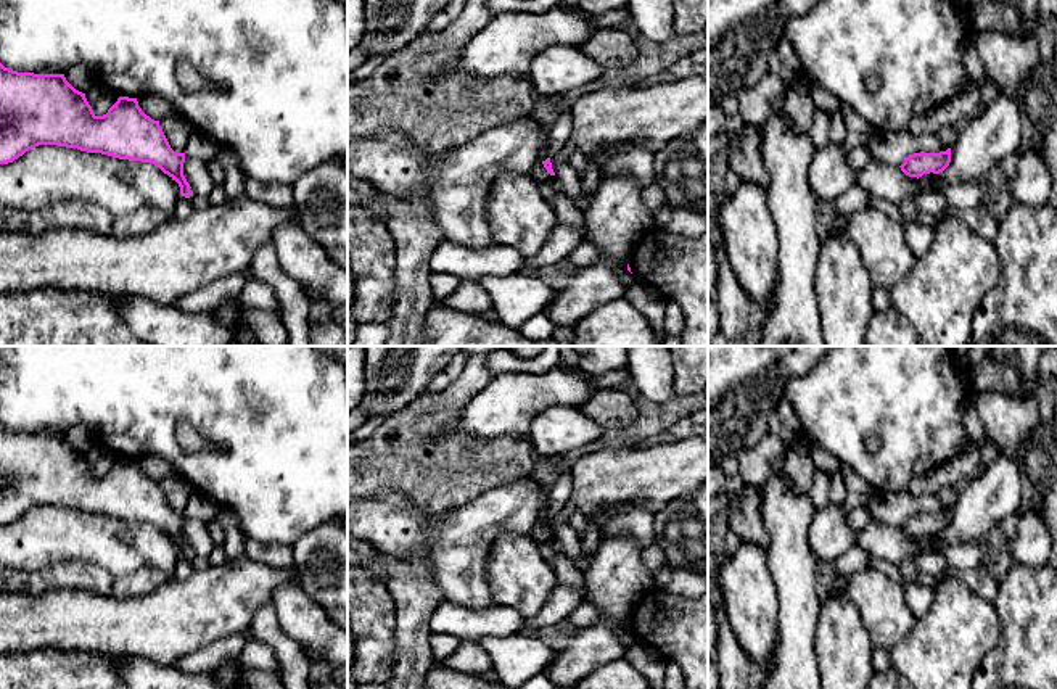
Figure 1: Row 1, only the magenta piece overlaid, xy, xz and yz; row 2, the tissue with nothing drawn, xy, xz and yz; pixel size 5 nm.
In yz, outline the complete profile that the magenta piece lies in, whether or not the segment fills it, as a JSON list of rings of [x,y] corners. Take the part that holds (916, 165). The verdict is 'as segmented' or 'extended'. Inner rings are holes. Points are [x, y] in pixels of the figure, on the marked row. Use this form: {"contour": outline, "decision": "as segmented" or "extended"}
{"contour": [[[951,148],[940,153],[914,153],[909,155],[904,163],[899,166],[901,171],[909,177],[922,177],[923,174],[940,174],[951,163]]], "decision": "as segmented"}

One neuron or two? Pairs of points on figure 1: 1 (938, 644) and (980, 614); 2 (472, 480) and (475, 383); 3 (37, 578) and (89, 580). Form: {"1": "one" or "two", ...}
{"1": "one", "2": "one", "3": "one"}

